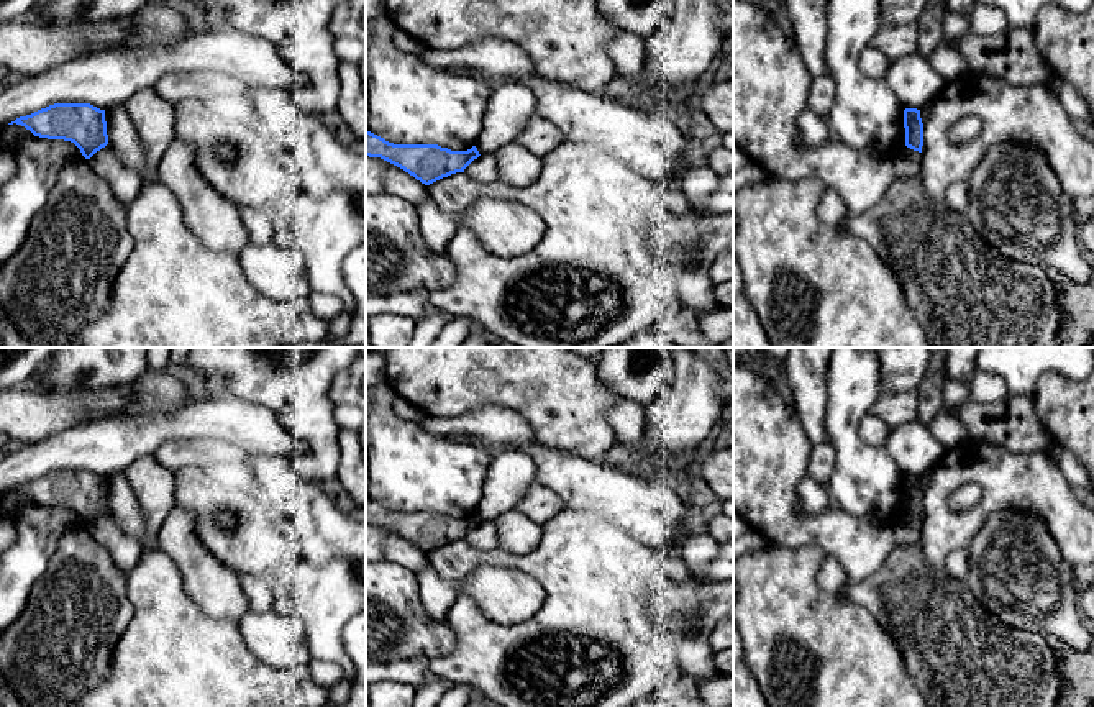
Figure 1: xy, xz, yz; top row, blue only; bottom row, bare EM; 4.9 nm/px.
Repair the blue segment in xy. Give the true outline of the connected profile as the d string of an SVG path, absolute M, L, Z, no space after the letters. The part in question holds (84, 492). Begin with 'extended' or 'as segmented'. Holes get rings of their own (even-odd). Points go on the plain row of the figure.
as segmented; M54 471L13 490L39 505L71 509L85 527L108 512L105 477L90 471Z

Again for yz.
as segmented; M905 476L904 477L904 495L905 495L905 513L922 520L923 513L923 490L920 486L920 477Z

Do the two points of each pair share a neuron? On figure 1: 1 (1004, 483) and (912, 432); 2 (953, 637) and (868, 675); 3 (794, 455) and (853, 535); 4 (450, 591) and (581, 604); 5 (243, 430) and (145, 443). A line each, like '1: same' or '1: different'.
1: different
2: different
3: same
4: different
5: same

